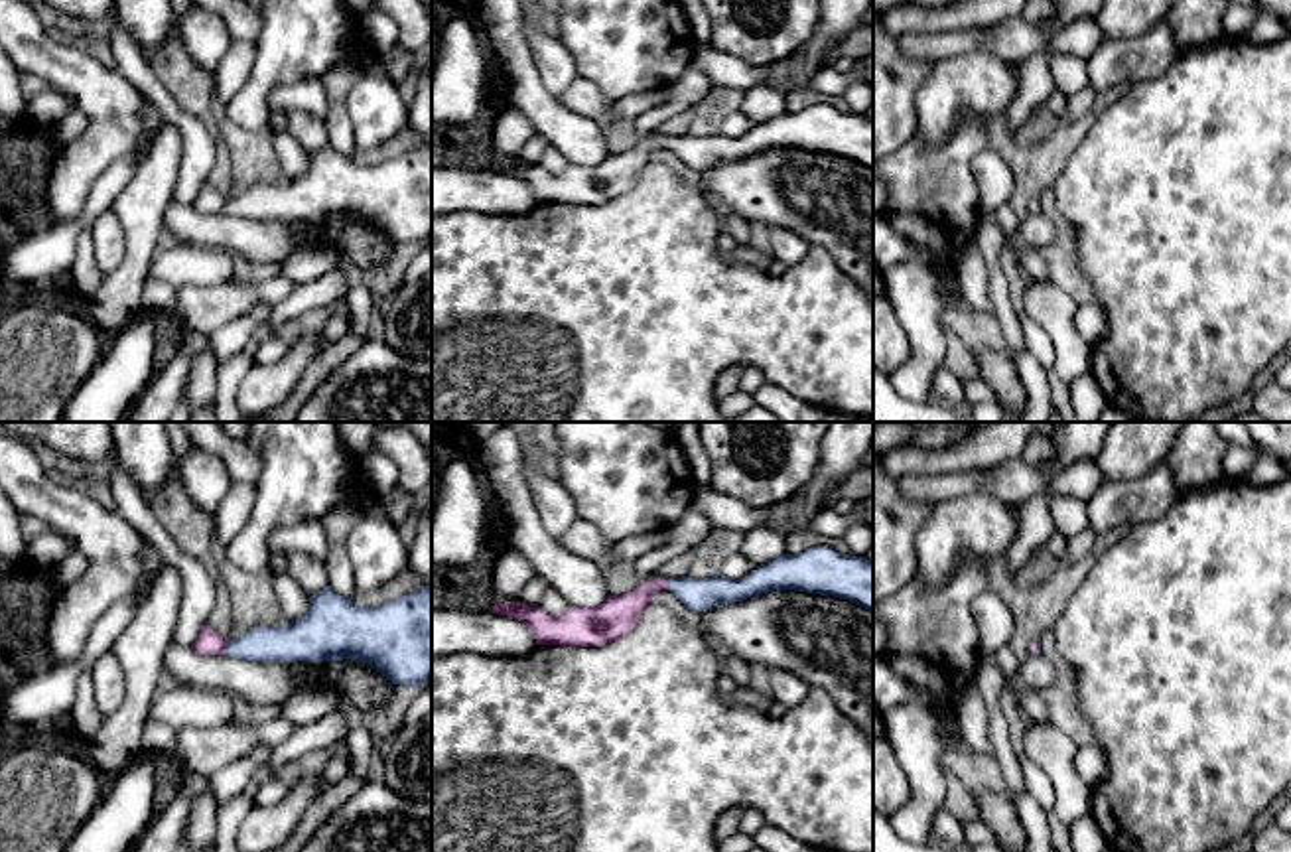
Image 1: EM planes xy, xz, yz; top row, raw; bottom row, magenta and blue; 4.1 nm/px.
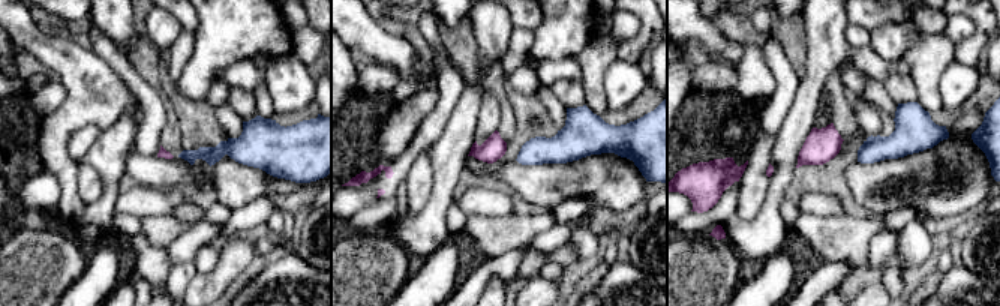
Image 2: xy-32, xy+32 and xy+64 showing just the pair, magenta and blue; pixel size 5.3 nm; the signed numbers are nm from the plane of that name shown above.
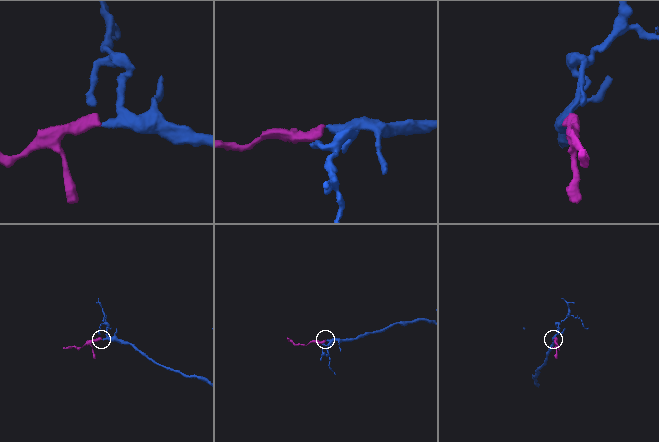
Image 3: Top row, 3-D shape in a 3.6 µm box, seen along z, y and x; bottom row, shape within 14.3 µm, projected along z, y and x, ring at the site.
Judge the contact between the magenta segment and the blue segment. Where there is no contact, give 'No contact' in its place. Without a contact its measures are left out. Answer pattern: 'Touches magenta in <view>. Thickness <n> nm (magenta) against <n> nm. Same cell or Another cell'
Touches magenta in xy. Thickness 100 nm (magenta) against 150 nm. Same cell

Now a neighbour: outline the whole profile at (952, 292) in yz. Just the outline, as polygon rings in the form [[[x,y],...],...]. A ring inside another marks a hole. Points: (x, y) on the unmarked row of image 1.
[[[942,266],[940,276],[942,276],[942,288],[948,308],[962,310],[962,312],[974,310],[964,298],[956,270],[950,266]]]

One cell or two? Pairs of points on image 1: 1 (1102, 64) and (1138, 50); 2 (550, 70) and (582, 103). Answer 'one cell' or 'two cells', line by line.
1: one cell
2: two cells

